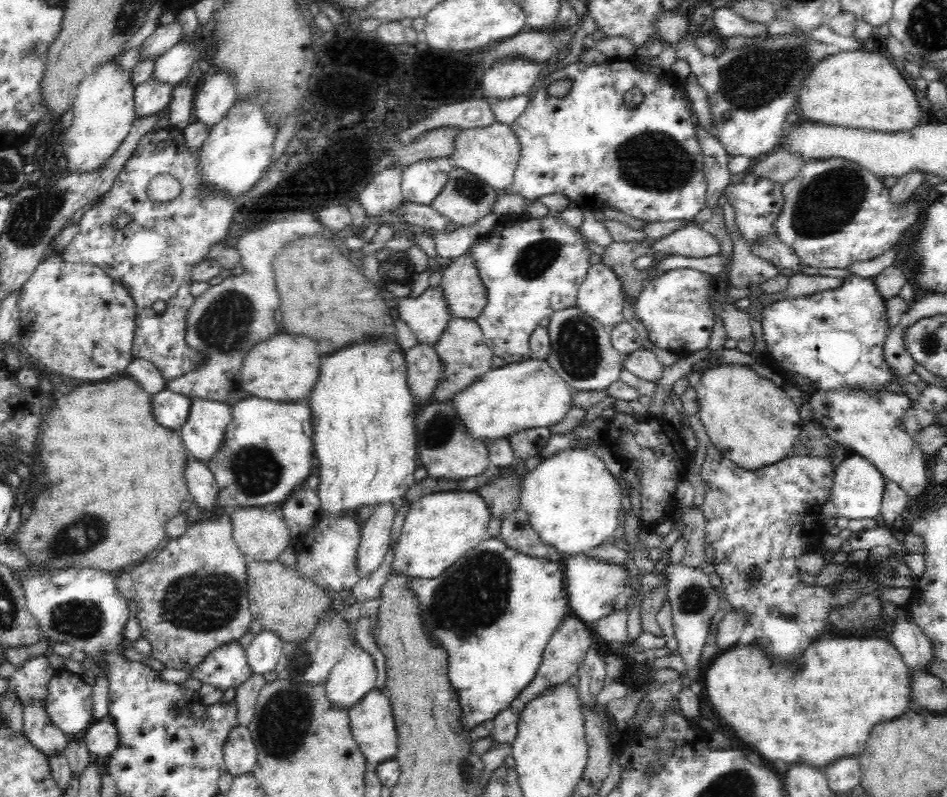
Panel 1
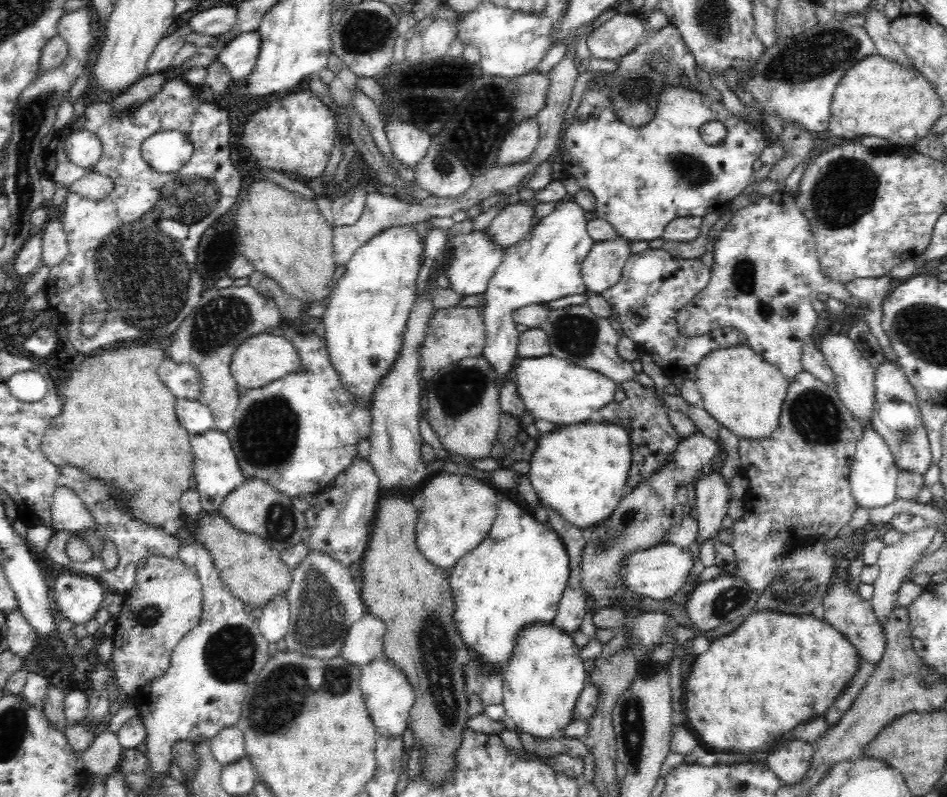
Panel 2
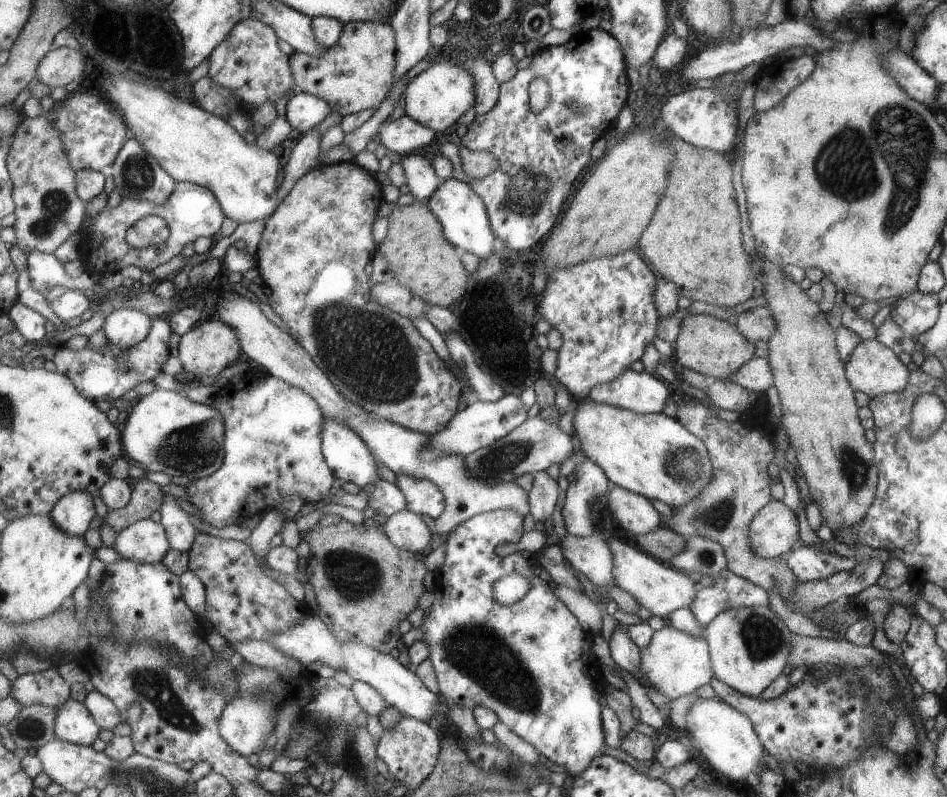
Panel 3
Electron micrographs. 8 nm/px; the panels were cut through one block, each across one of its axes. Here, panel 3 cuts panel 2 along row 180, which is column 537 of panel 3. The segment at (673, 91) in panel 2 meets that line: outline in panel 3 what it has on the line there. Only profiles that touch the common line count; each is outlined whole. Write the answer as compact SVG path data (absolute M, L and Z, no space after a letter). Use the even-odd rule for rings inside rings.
M510 508L473 515L452 528L452 533L443 540L443 563L433 572L434 600L426 608L423 622L402 634L401 642L403 647L415 641L428 644L428 656L447 710L454 706L488 708L513 734L531 744L537 754L564 768L565 773L577 777L595 760L595 756L602 755L601 750L605 746L599 716L601 708L597 702L597 696L603 692L601 667L589 650L590 632L583 632L577 618L567 612L567 607L553 592L547 592L545 581L529 572L527 560L521 558L517 551L503 558L495 555L493 549L497 544L515 542L521 536L521 513ZM511 573L525 577L530 587L519 600L510 605L500 605L492 595L493 581Z

